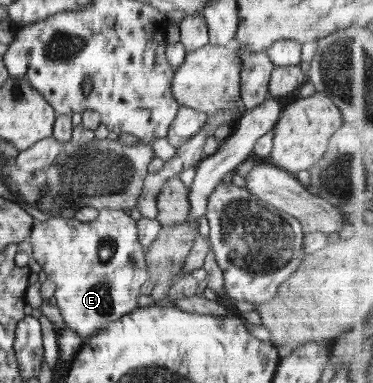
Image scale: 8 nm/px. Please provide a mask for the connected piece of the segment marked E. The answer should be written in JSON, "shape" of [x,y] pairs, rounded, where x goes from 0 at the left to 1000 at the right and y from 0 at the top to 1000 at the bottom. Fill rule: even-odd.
{"shape":[[[287,540],[265,546],[263,564],[241,580],[212,577],[193,564],[129,567],[126,577],[94,577],[88,585],[80,614],[86,674],[126,715],[126,728],[150,744],[145,773],[174,838],[172,851],[212,869],[225,888],[370,804],[373,757],[402,726],[370,603],[365,574],[349,561]]]}

